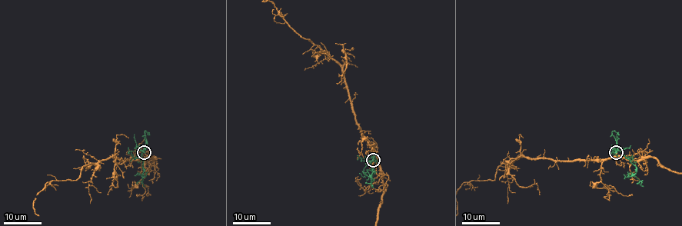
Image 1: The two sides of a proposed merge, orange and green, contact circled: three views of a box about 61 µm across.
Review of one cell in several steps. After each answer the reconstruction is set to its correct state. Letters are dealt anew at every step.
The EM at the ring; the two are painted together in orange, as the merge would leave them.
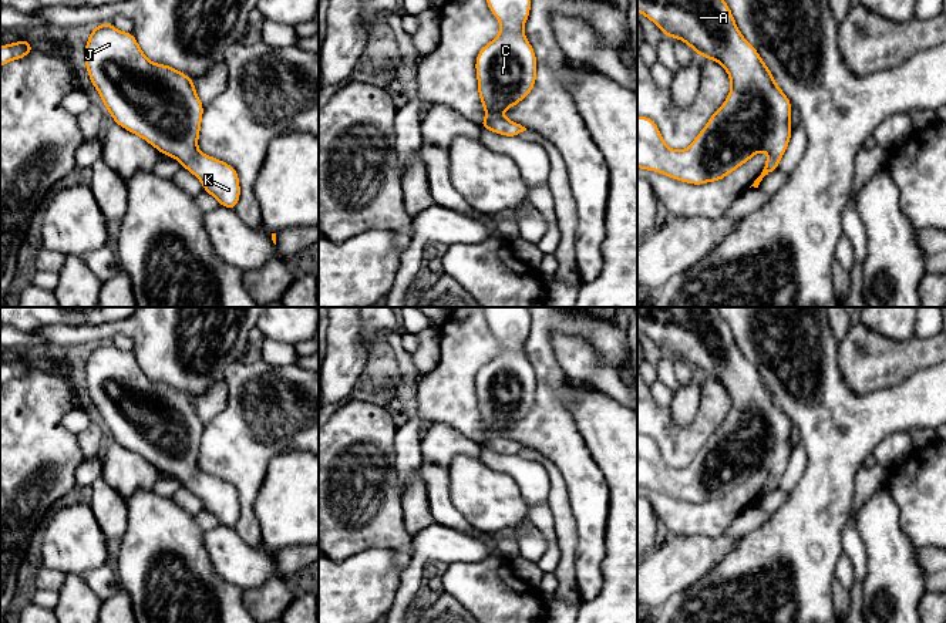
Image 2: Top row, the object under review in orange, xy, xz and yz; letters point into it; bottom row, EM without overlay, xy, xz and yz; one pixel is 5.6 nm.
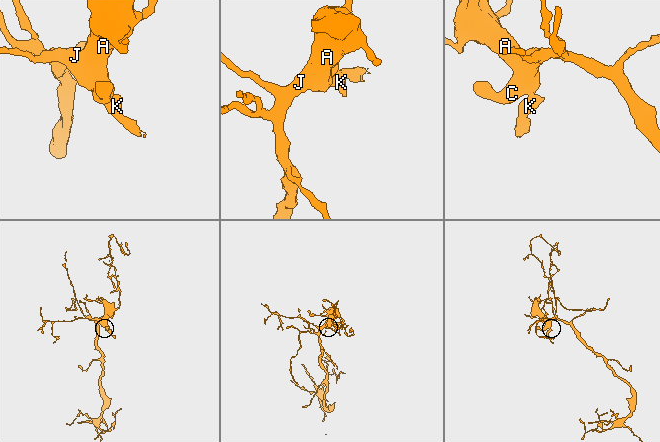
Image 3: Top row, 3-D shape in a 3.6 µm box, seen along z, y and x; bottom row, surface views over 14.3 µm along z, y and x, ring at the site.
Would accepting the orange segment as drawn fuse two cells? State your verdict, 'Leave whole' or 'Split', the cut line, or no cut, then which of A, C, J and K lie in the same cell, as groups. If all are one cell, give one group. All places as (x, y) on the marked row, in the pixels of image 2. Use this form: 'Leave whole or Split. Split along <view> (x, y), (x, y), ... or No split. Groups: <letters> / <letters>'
Leave whole. No split. Groups: A C J K

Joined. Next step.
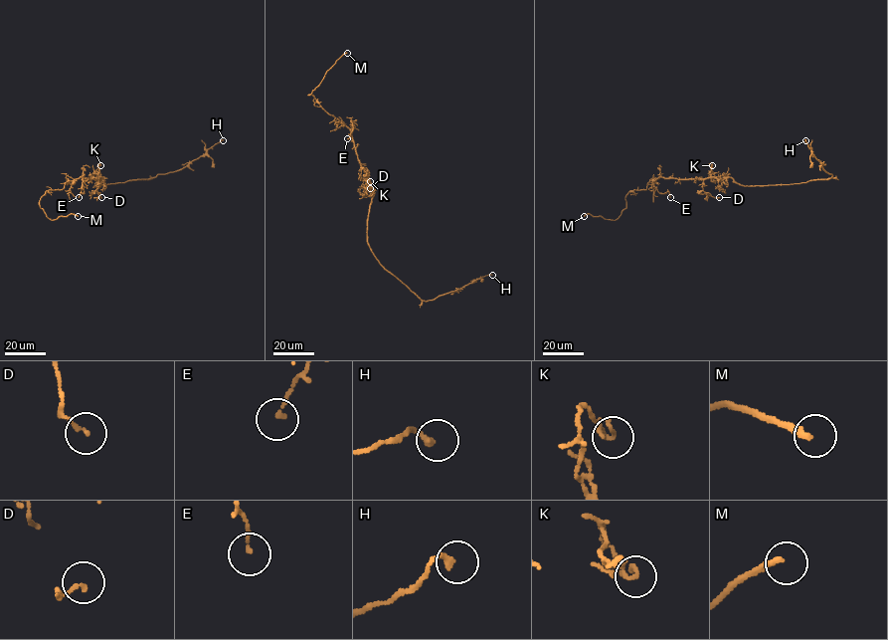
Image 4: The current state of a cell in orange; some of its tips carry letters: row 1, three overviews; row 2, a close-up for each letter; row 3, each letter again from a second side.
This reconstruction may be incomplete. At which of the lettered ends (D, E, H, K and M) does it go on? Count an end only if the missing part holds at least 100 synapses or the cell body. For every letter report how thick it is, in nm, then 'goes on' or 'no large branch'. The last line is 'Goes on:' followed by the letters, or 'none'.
D: 140 nm | no large branch
E: 130 nm | no large branch
H: 200 nm | no large branch
K: 180 nm | no large branch
M: 220 nm | goes on
Goes on: M

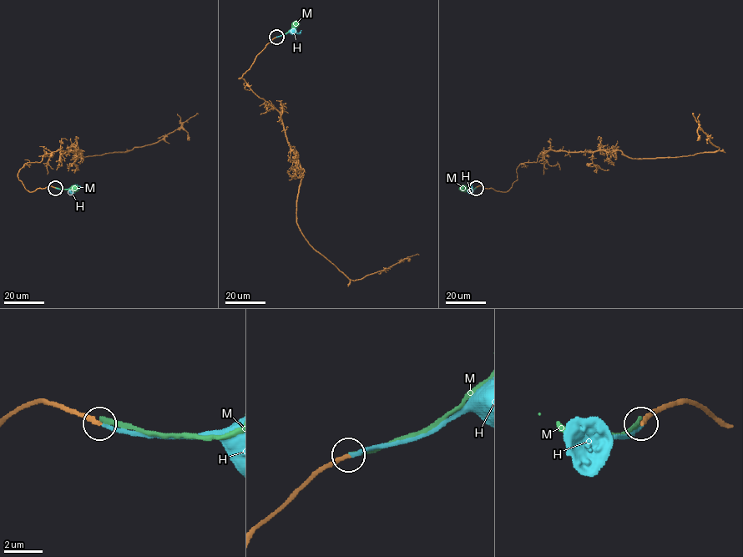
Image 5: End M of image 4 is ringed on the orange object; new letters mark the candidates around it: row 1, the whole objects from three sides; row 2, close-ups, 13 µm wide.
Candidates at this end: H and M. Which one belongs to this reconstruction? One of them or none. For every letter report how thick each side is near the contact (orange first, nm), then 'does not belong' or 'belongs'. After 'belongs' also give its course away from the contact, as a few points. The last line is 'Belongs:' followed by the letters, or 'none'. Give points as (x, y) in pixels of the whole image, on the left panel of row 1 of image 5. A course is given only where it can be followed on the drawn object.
H: 240 nm thick on the orange side, 220 nm on the other; belongs; it runs (55, 188), (72, 190)
M: 240 nm thick on the orange side, 240 nm on the other; does not belong
Belongs: H

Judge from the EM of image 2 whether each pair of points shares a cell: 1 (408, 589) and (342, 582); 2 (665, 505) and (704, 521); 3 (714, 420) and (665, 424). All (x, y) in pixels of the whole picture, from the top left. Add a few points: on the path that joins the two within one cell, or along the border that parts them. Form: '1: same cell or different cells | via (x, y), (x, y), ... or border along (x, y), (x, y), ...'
1: different cells | border along (410, 556), (389, 608)
2: same cell | via (675, 515), (694, 518)
3: same cell | via (702, 427), (696, 433), (677, 433)

